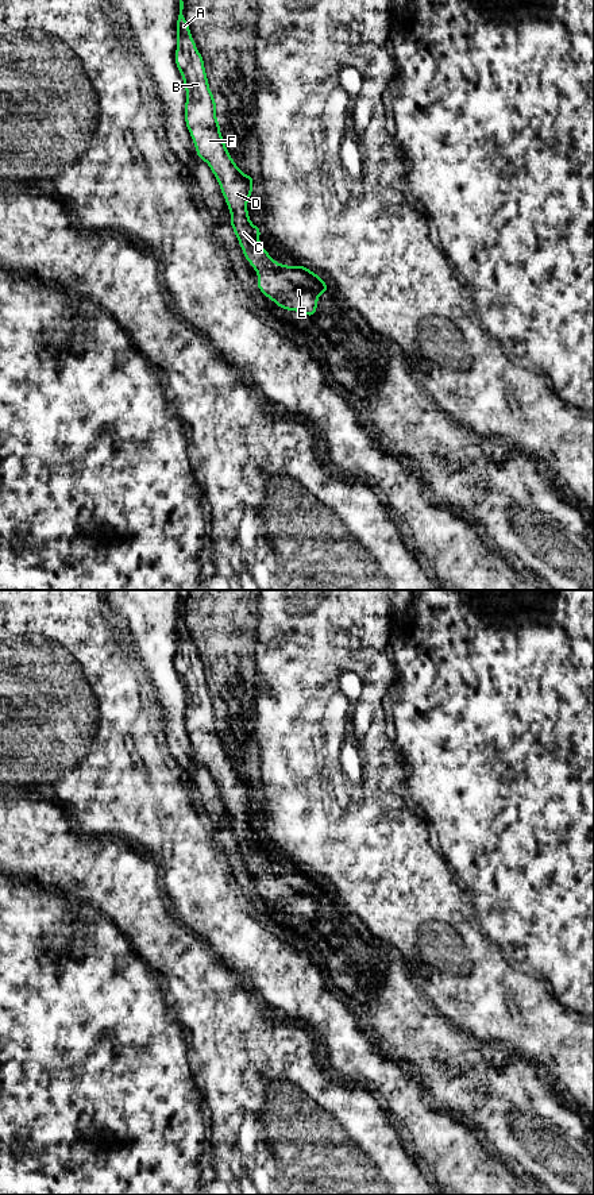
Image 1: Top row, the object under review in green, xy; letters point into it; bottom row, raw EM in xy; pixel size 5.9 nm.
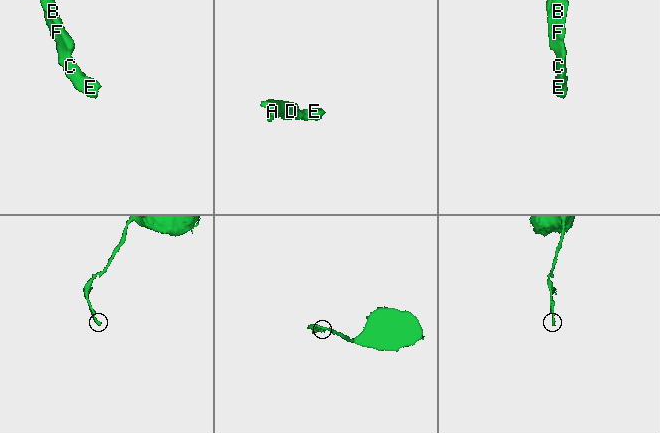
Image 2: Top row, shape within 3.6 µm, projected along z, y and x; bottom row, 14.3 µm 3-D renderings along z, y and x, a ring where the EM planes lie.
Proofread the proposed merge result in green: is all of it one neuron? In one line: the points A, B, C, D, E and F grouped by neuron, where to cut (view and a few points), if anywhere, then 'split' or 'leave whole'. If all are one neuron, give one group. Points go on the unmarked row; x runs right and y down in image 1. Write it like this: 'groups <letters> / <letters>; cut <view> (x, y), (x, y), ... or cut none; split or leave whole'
groups A B C D E F; cut none; leave whole

